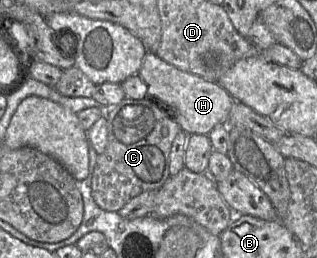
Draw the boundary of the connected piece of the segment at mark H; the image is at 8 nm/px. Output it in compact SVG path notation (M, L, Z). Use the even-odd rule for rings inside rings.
M147 51L138 74L147 85L147 96L162 105L186 134L208 135L218 124L228 124L235 99L218 82L182 71Z

